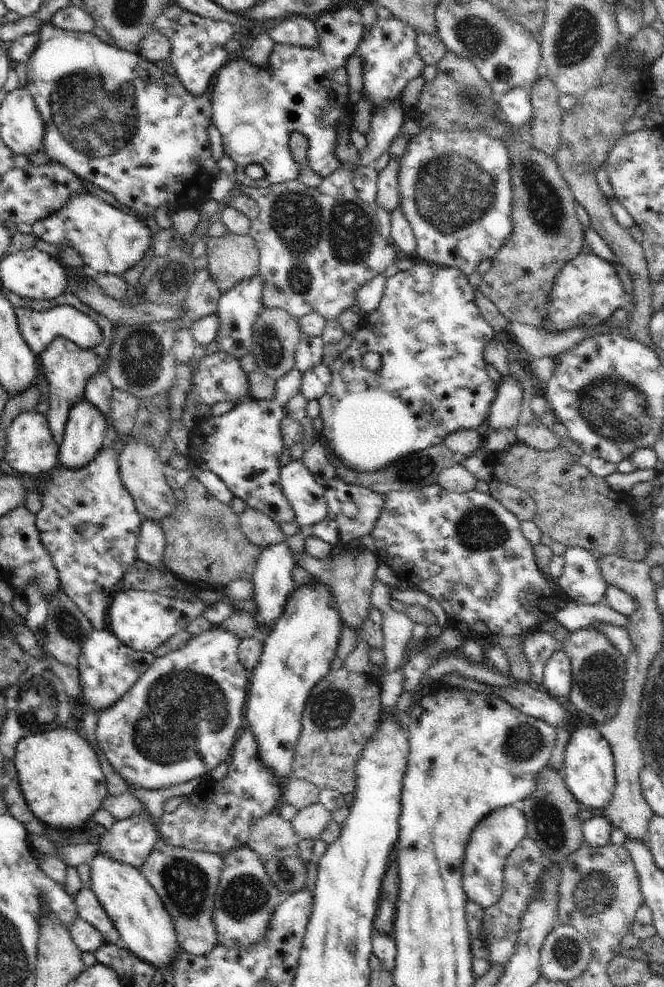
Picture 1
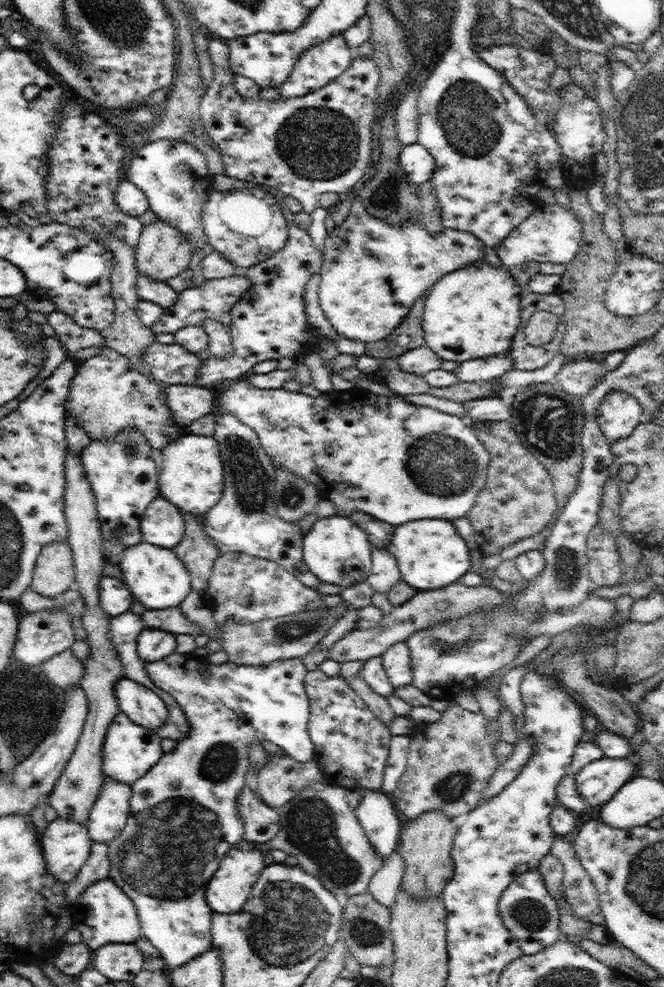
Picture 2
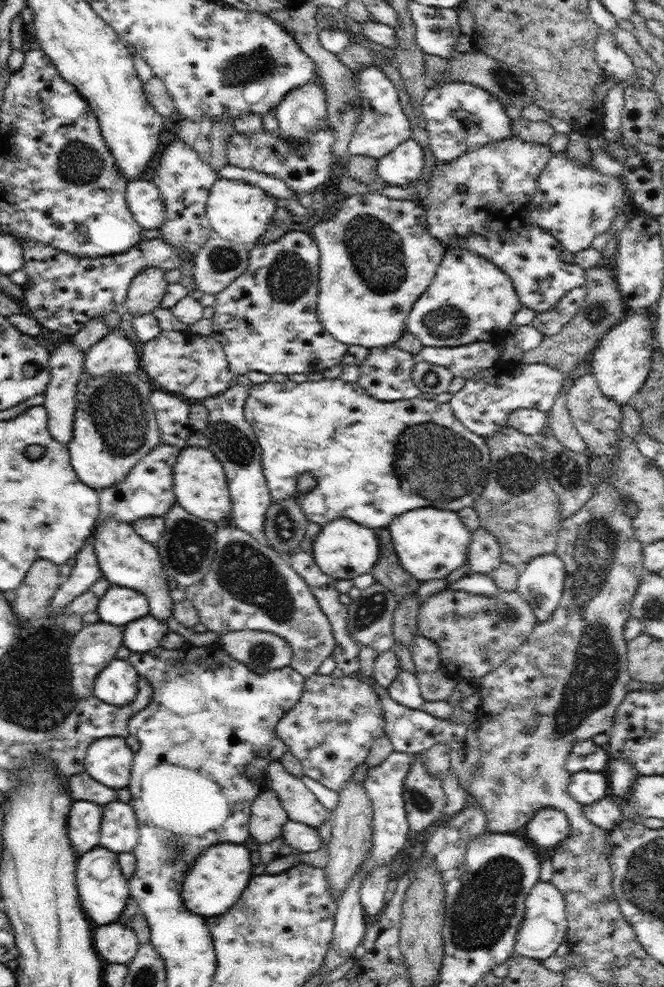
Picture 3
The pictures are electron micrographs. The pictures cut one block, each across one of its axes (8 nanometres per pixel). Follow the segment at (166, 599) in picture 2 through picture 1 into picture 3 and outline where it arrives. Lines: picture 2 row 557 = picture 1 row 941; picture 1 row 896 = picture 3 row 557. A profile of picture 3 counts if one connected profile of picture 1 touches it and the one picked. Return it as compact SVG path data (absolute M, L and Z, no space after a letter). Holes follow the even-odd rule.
M105 518L94 528L95 553L98 566L112 585L133 588L146 596L149 602L149 614L158 620L167 622L173 614L174 602L169 595L169 576L165 573L156 545L145 541L131 523L115 518Z

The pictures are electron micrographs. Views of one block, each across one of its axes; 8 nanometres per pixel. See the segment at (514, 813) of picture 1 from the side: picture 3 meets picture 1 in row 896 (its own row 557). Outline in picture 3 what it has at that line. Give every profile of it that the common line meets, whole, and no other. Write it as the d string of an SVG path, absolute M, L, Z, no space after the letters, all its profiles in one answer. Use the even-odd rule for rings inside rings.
M478 527L474 534L471 535L471 543L469 544L468 558L467 562L469 564L469 572L470 573L488 573L490 574L492 571L495 571L496 568L499 567L499 564L502 562L501 554L500 554L500 545L495 536L492 536L485 528Z

